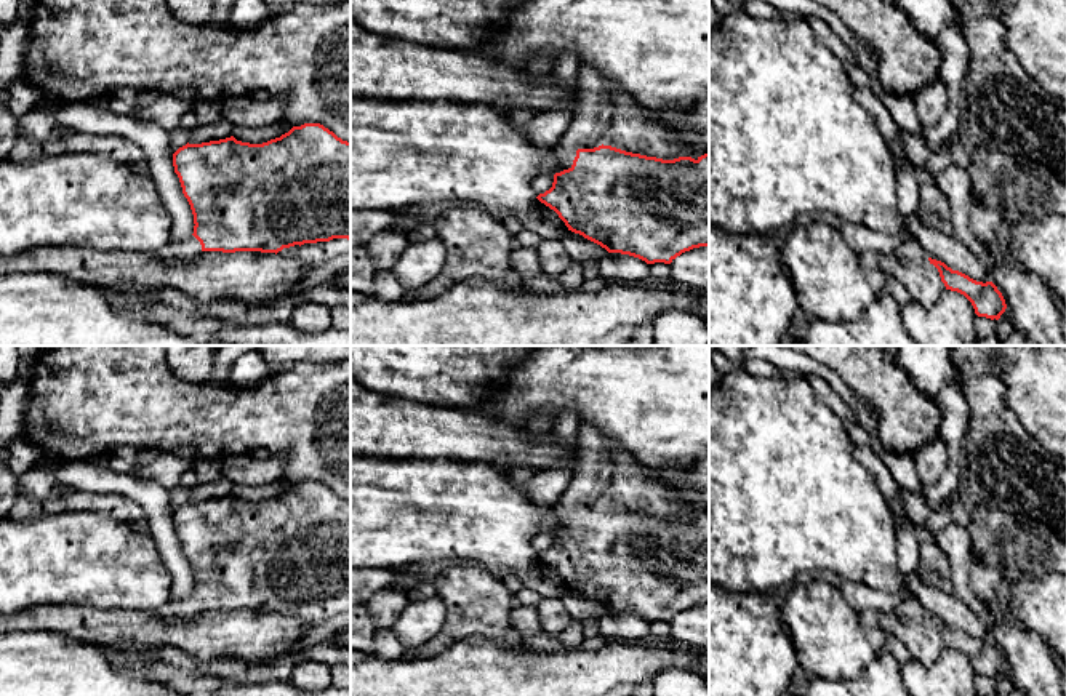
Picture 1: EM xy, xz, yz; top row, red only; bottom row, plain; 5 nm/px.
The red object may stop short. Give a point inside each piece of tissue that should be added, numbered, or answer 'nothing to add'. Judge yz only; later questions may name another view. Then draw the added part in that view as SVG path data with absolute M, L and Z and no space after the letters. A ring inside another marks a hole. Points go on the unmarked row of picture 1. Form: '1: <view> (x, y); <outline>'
1: yz (909, 608); M906 597L906 598L900 600L896 608L895 608L895 613L900 618L904 618L904 619L917 622L917 624L930 621L928 610L916 597Z

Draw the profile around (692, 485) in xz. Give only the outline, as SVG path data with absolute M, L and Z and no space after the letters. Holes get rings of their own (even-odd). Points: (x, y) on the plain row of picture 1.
M709 453L688 470L664 467L661 472L643 470L643 475L661 483L677 501L690 501L709 512Z

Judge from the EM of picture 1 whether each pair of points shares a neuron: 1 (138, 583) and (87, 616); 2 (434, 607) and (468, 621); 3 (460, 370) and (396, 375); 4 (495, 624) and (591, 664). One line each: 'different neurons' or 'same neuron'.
1: different neurons
2: different neurons
3: same neuron
4: different neurons

